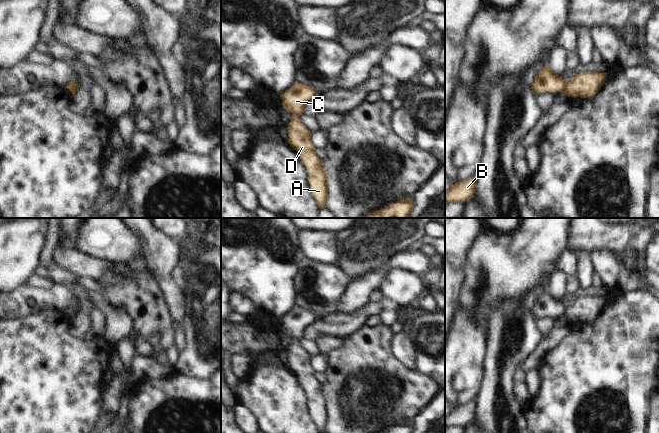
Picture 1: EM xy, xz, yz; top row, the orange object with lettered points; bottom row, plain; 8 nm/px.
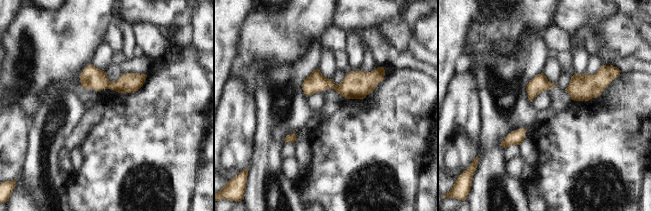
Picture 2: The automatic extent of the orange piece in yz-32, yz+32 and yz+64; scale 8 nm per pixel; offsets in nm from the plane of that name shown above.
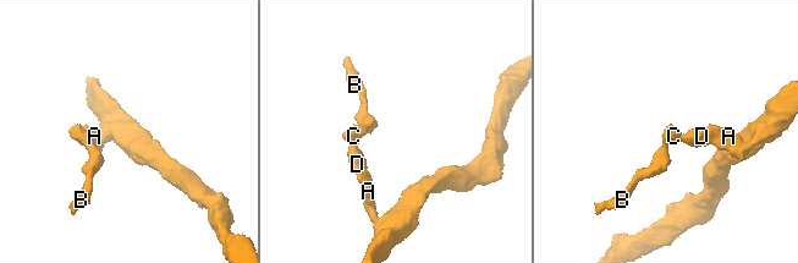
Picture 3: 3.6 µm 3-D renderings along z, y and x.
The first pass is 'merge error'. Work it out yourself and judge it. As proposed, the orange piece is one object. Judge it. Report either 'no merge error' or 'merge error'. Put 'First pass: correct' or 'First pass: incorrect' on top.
First pass: correct
merge error

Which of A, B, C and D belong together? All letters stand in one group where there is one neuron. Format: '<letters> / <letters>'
A D / B C

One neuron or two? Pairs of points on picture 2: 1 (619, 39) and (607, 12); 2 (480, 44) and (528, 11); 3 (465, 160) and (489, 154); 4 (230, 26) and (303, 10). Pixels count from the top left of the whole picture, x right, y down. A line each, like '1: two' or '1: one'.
1: two
2: one
3: two
4: two

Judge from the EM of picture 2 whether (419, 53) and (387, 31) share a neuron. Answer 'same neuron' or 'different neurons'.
same neuron

